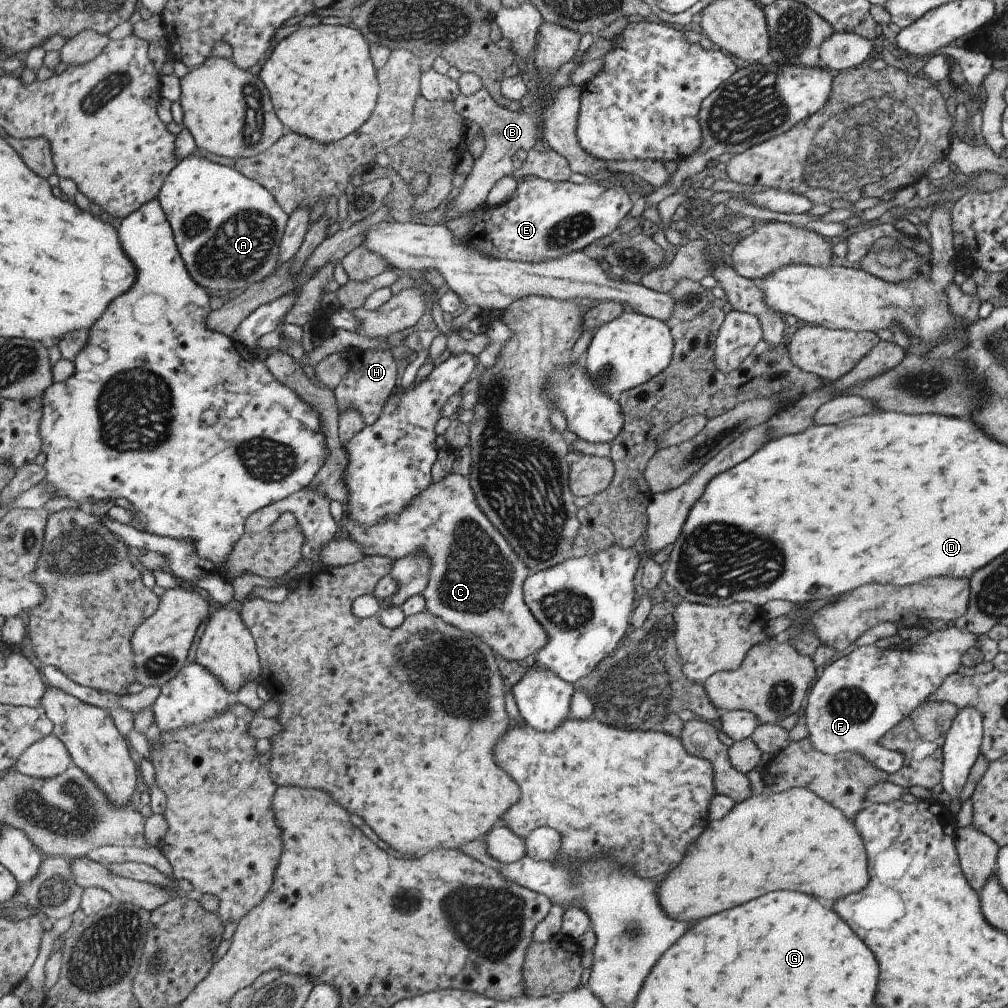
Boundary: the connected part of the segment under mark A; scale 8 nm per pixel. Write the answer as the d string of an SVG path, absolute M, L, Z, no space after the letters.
M185 157L164 182L159 199L168 213L188 271L197 284L208 292L221 290L228 293L239 288L247 289L265 280L279 265L279 250L284 244L290 216L260 181L245 176L233 167L215 164L205 158Z

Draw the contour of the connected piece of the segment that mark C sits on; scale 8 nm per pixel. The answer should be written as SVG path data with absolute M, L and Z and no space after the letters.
M453 473L437 484L431 484L422 492L408 510L396 519L385 521L375 527L359 525L351 520L348 514L342 521L342 531L349 534L364 546L366 556L390 556L399 560L404 556L412 557L417 551L425 551L432 564L432 575L424 595L428 598L427 611L441 617L449 624L480 636L499 658L505 660L529 660L548 642L545 628L532 615L524 603L524 584L529 578L530 570L524 561L513 552L507 538L491 523L489 517L481 510L472 489L469 476Z

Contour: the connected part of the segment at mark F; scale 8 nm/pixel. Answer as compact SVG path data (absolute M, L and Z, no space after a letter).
M950 624L943 632L930 632L929 636L917 645L906 643L893 650L881 650L873 644L859 646L833 661L823 669L814 684L809 686L806 694L807 702L803 716L811 746L828 755L855 753L887 774L897 772L904 763L904 758L899 753L885 749L879 744L879 740L913 708L923 706L926 696L933 692L948 674L955 672L957 664L960 664L960 656L966 654L971 647L977 648L974 647L974 644L977 646L976 636L964 628L956 629Z

